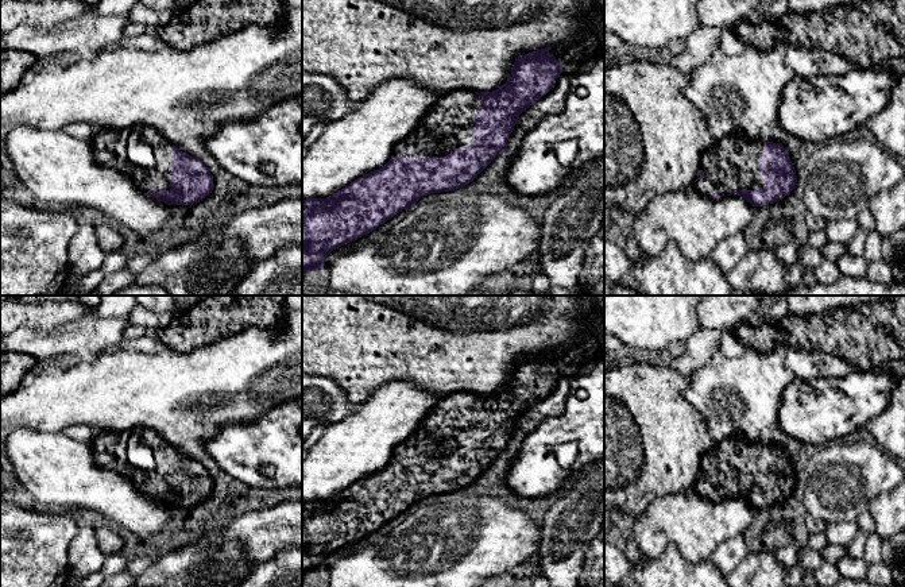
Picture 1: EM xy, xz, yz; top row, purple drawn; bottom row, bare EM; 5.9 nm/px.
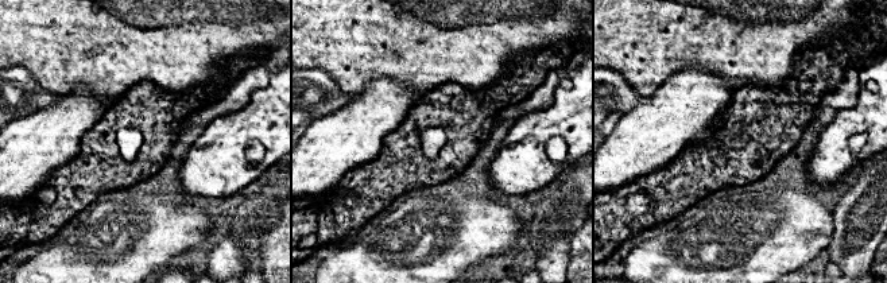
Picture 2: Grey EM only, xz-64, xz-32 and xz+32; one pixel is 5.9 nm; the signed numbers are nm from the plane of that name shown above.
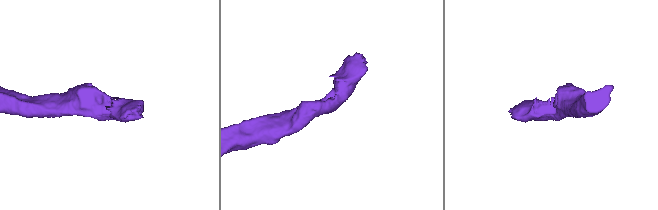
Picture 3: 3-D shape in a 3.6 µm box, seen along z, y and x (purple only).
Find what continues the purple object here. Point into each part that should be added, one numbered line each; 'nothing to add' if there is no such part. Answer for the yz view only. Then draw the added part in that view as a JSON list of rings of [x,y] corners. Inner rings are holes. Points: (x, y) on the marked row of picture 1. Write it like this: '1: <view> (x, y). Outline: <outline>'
1: yz (731, 163). Outline: [[[732,131],[713,143],[701,155],[703,177],[695,188],[705,194],[732,196],[735,190],[762,190],[765,175],[759,171],[763,140],[750,139]]]

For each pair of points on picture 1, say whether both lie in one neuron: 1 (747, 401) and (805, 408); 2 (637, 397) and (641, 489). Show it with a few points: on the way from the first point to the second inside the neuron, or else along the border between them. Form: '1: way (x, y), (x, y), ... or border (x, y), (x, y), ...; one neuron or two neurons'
1: border (795, 378), (782, 394), (776, 420); two neurons
2: way (653, 420), (653, 466); one neuron

